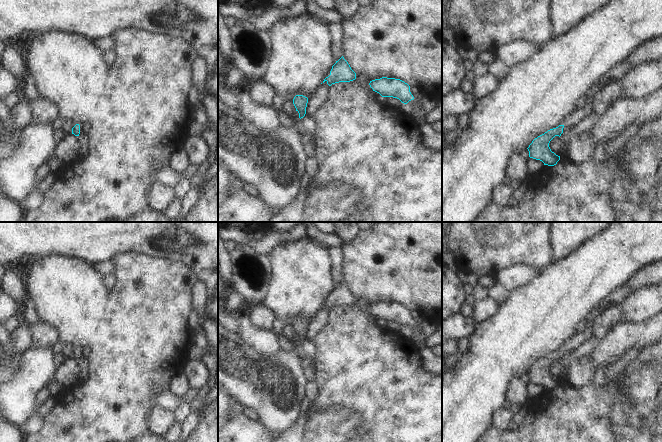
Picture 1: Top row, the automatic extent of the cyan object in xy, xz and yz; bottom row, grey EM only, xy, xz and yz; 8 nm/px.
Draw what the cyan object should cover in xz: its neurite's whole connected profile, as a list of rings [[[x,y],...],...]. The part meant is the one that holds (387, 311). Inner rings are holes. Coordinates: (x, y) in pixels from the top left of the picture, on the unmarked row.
[[[382,301],[370,305],[369,309],[382,321],[397,322],[404,328],[414,323],[410,316],[410,310],[400,303]]]

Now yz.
[[[559,349],[535,362],[527,372],[529,375],[529,381],[542,385],[544,389],[556,389],[560,384],[560,380],[551,375],[549,367],[555,360],[561,360],[563,352],[564,349]]]

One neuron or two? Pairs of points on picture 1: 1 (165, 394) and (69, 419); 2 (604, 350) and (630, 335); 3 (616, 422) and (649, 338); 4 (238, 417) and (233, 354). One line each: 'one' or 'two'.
1: two
2: one
3: two
4: two

